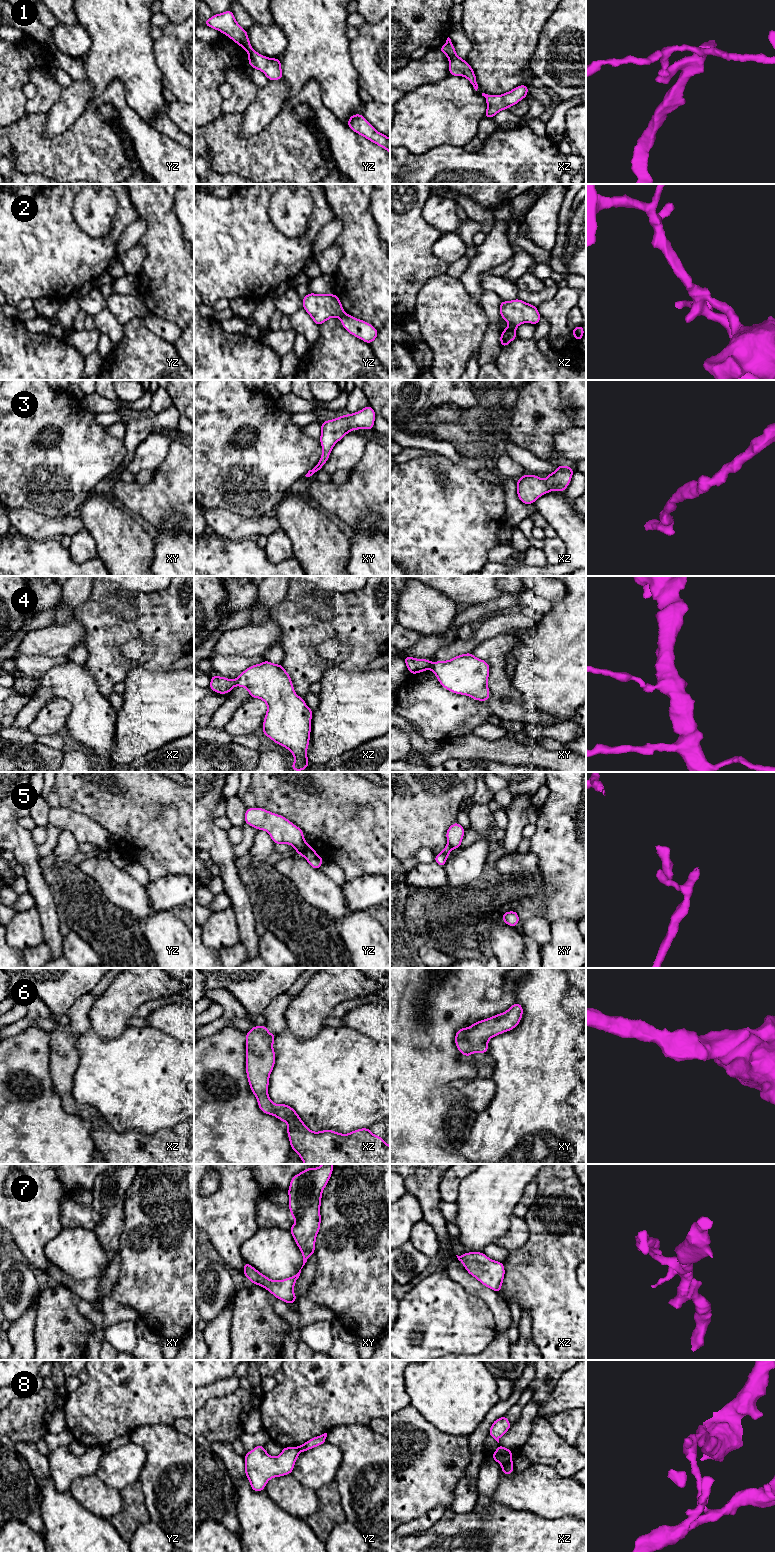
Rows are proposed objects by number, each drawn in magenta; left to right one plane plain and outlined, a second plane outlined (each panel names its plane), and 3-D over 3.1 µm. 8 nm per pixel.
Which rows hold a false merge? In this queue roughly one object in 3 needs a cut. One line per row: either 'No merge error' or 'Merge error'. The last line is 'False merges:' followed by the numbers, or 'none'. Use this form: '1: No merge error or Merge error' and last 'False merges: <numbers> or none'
1: Merge error
2: Merge error
3: No merge error
4: Merge error
5: Merge error
6: No merge error
7: No merge error
8: Merge error
False merges: 1, 2, 4, 5, 8

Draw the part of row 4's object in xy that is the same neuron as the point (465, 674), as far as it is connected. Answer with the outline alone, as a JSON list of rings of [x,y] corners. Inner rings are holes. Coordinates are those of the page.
[[[472,653],[458,655],[447,661],[436,661],[430,669],[442,687],[455,694],[483,702],[490,698],[489,664]]]

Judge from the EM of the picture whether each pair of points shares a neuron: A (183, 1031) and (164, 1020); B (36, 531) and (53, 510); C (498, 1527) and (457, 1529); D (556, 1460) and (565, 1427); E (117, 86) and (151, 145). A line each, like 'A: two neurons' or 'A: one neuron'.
A: one neuron
B: two neurons
C: one neuron
D: two neurons
E: one neuron

